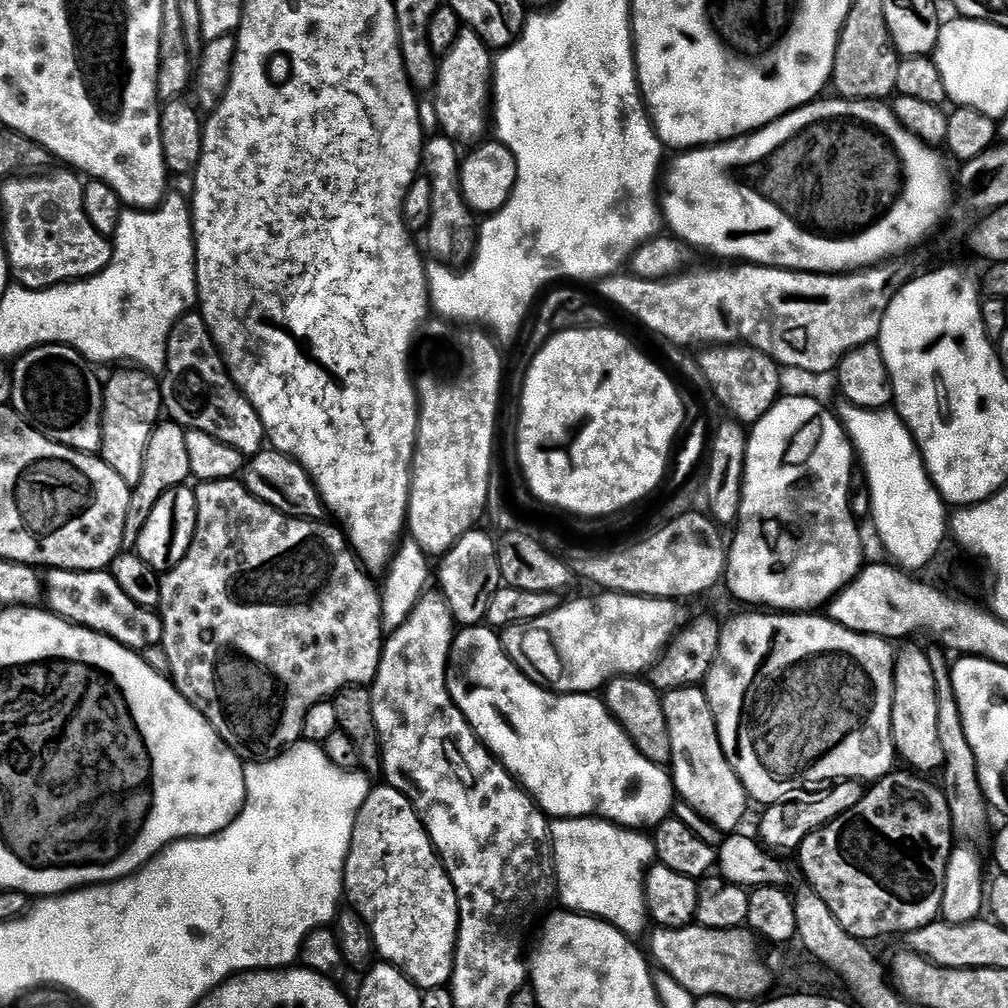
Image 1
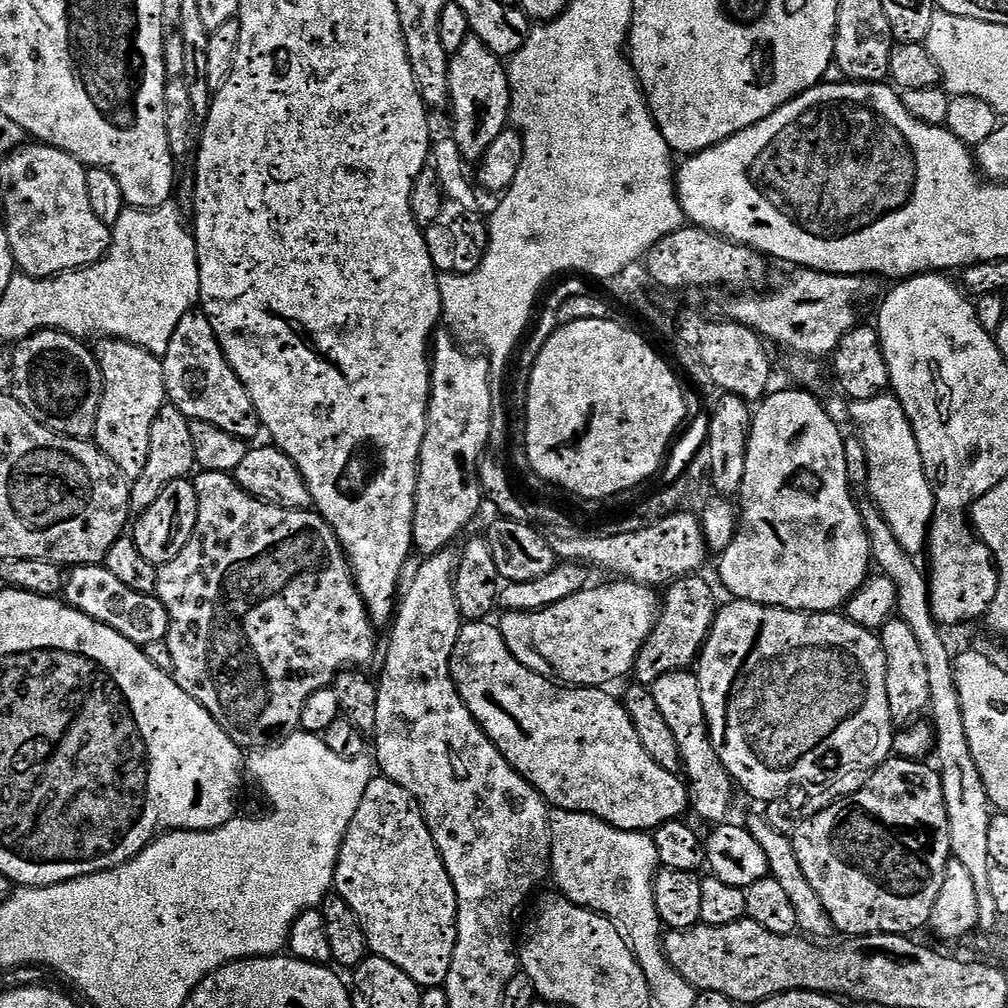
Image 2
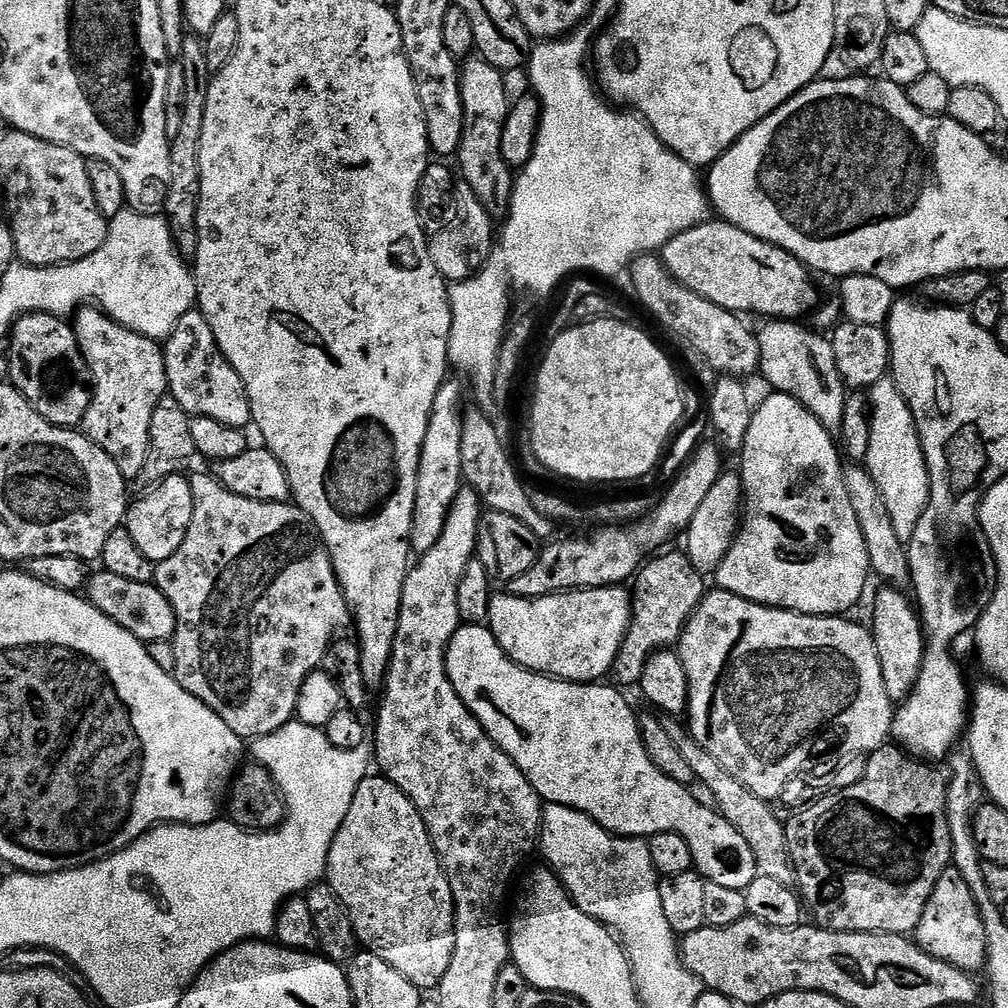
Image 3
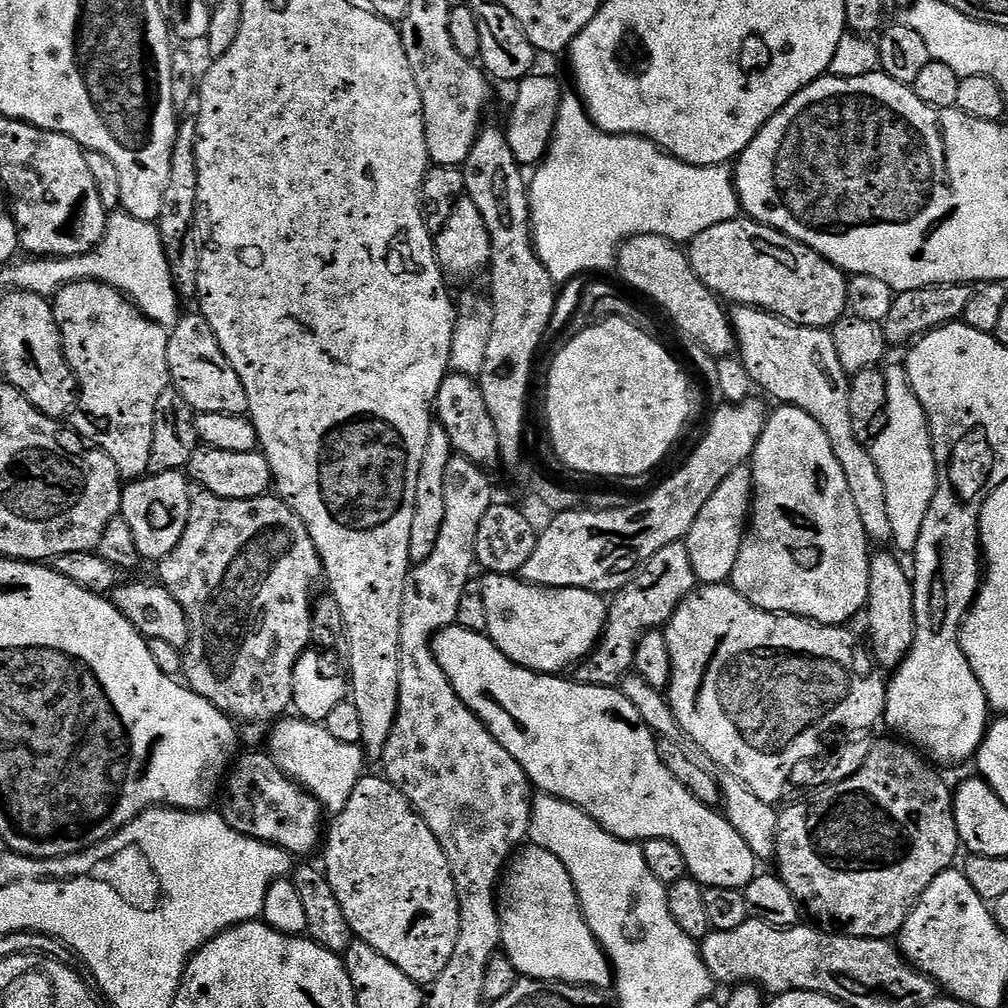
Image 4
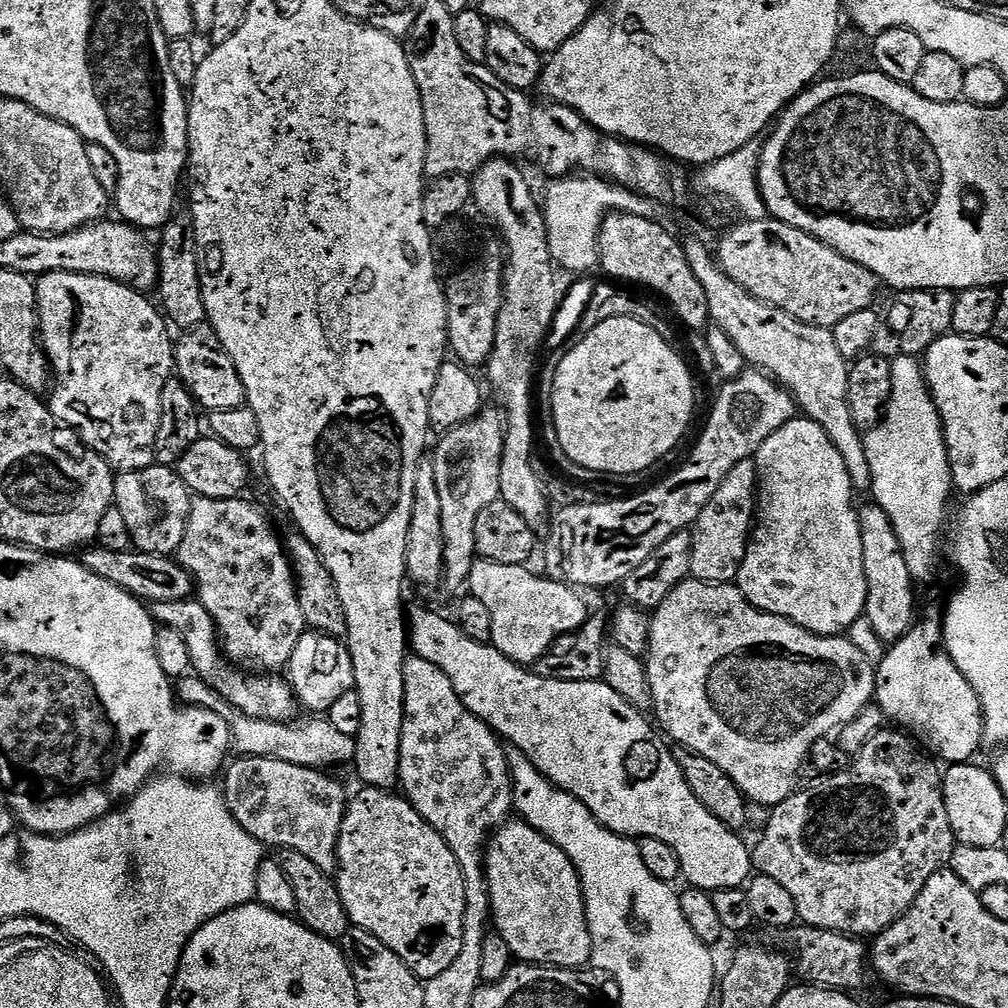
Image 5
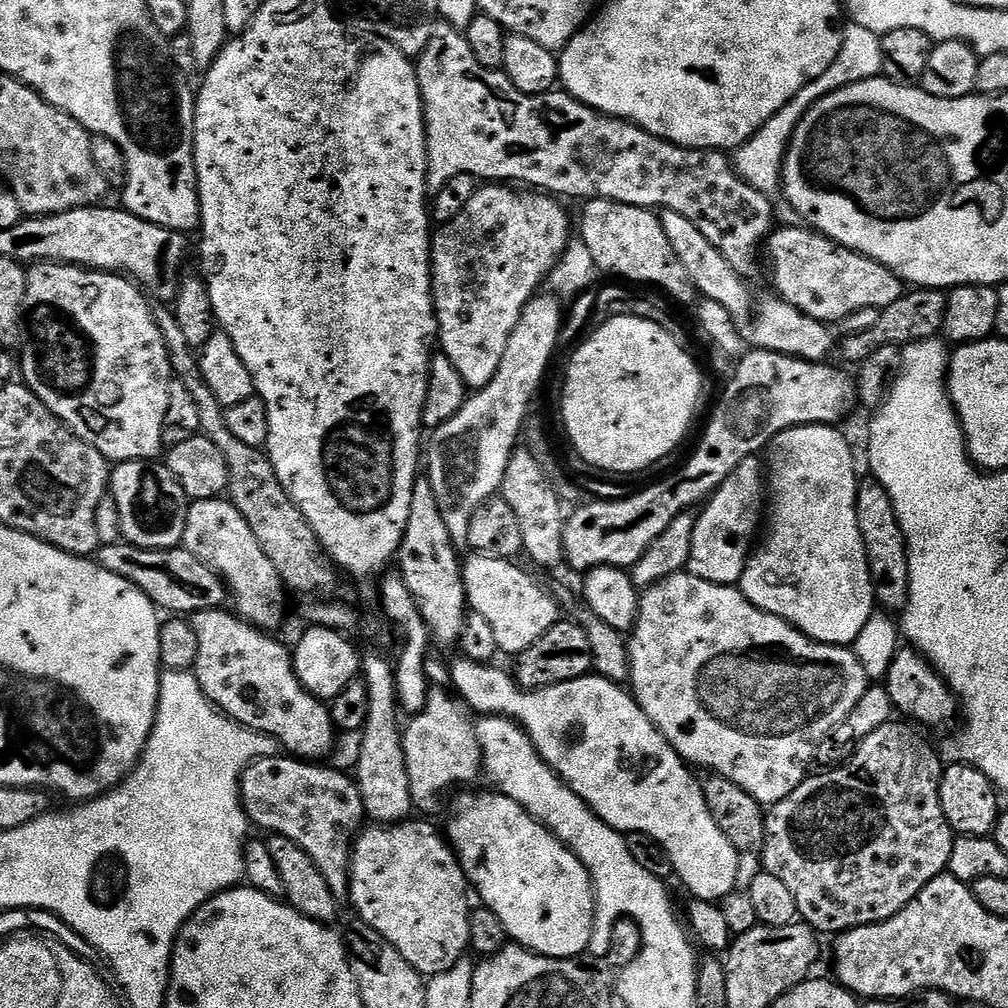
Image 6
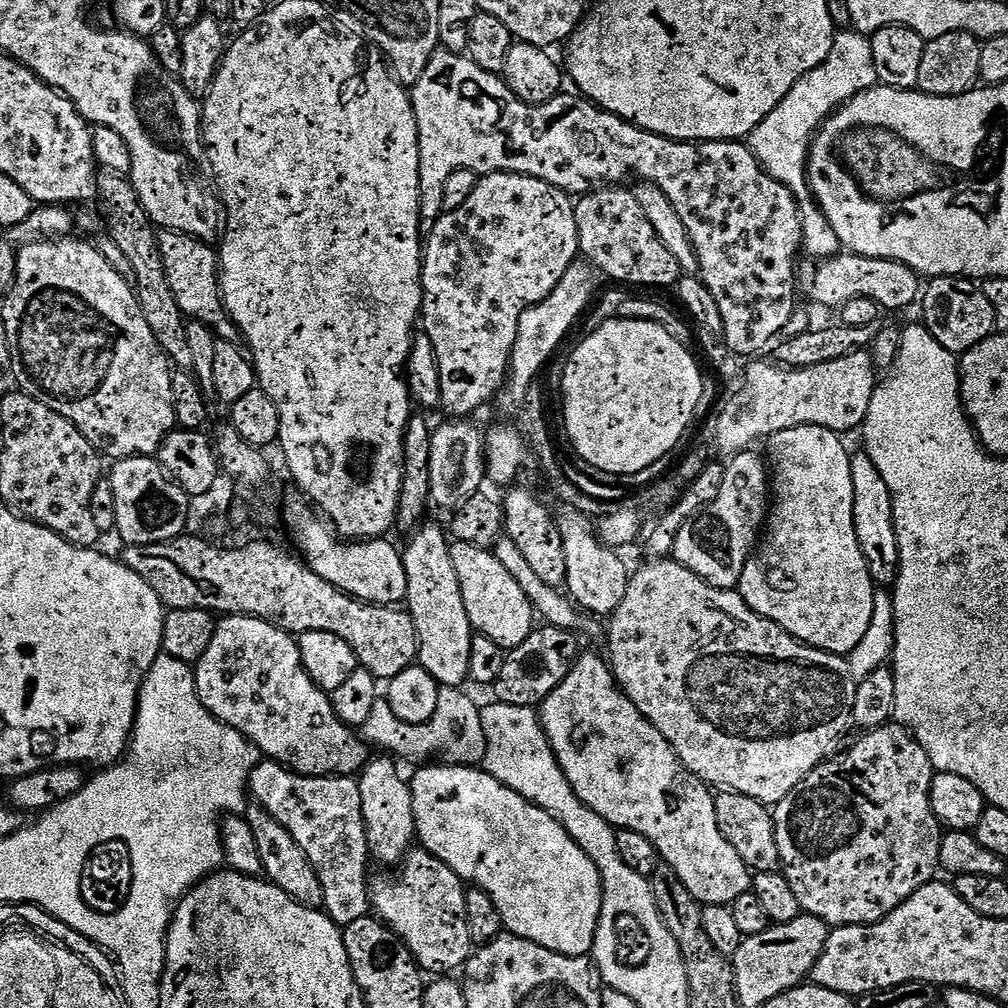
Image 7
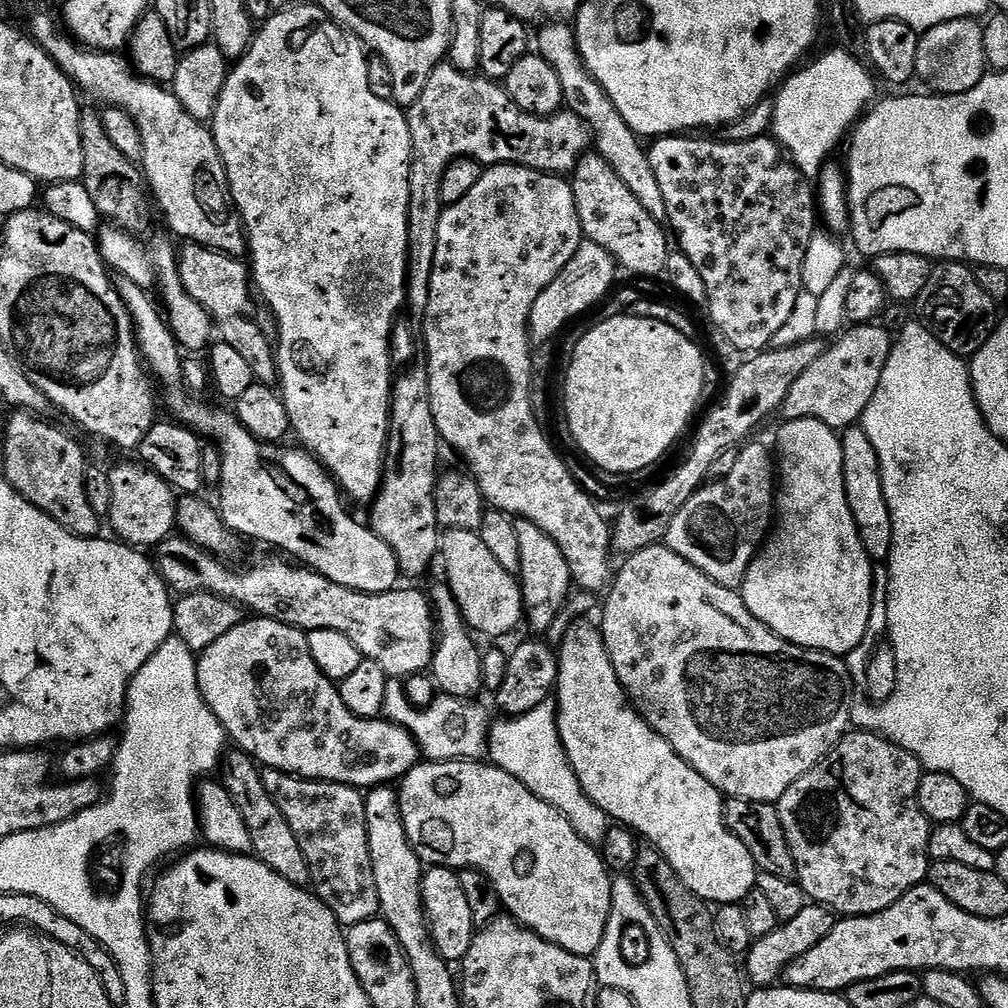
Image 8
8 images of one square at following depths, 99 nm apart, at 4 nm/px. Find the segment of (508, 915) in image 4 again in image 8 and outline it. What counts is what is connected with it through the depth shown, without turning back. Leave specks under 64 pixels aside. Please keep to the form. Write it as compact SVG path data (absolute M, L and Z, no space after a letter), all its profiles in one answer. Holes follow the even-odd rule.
M479 759L448 760L436 763L421 762L409 770L399 781L398 797L400 800L400 818L404 823L408 841L411 842L412 849L419 854L425 865L443 866L453 870L477 868L492 884L492 888L500 898L503 911L513 920L517 920L525 928L538 934L543 940L549 940L562 946L562 950L566 950L570 954L591 957L598 950L612 905L613 877L604 864L604 857L593 845L588 844L576 833L574 826L570 826L570 822L566 822L566 818L562 818L562 814L558 814L558 810L554 810L554 806L542 802L542 798L538 798L533 792L526 790L526 786L522 786L522 782L518 782L518 778L506 774L506 770L497 768L491 762L481 762Z

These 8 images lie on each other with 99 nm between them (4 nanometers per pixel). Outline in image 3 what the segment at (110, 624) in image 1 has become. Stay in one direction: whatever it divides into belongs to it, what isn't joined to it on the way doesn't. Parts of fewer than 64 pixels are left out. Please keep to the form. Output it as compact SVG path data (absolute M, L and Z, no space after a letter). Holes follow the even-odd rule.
M103 570L97 572L97 576L95 573L86 585L87 599L95 608L102 610L106 618L118 622L130 634L134 634L134 638L143 640L145 645L159 640L171 641L176 633L176 615L155 583L126 582L126 578L118 578L118 574Z

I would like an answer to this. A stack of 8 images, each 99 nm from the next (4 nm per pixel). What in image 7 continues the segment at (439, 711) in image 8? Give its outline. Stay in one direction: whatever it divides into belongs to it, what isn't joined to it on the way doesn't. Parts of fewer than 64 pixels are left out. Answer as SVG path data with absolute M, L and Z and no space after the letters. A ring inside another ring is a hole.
M453 689L452 698L443 699L439 703L439 711L447 712L446 718L435 716L433 719L413 725L400 721L393 712L392 705L386 698L378 698L370 717L360 729L361 737L370 744L378 745L383 751L389 752L393 757L402 760L414 760L416 758L434 758L436 754L442 754L453 763L478 764L485 756L485 736L482 730L479 703L475 703L470 697L464 696L461 689ZM375 742L375 744L374 744Z

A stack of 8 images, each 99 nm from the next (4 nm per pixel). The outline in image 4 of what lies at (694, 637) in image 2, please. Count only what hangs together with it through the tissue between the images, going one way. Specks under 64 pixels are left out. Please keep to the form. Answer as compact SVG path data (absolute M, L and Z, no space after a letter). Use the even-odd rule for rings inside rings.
M687 543L664 546L644 563L634 579L622 586L611 597L608 617L600 642L591 656L575 669L575 679L581 684L593 684L603 688L616 688L625 676L633 671L636 663L636 647L647 632L663 629L686 597L695 592L698 581L694 566L690 566Z

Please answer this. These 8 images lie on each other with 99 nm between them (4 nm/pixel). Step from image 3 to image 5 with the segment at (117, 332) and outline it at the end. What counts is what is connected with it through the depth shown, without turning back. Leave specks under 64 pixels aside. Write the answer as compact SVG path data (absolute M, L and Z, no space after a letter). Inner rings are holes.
M51 272L39 277L36 285L36 311L40 314L40 342L48 356L48 366L52 369L54 387L51 389L50 407L52 413L61 424L72 428L79 434L81 440L94 449L99 456L117 473L146 470L156 463L156 439L158 438L158 422L162 406L162 386L174 376L174 340L168 337L169 325L162 315L161 309L155 303L151 304L140 292L131 288L132 284L111 280L105 276L90 274L70 274L69 272Z

